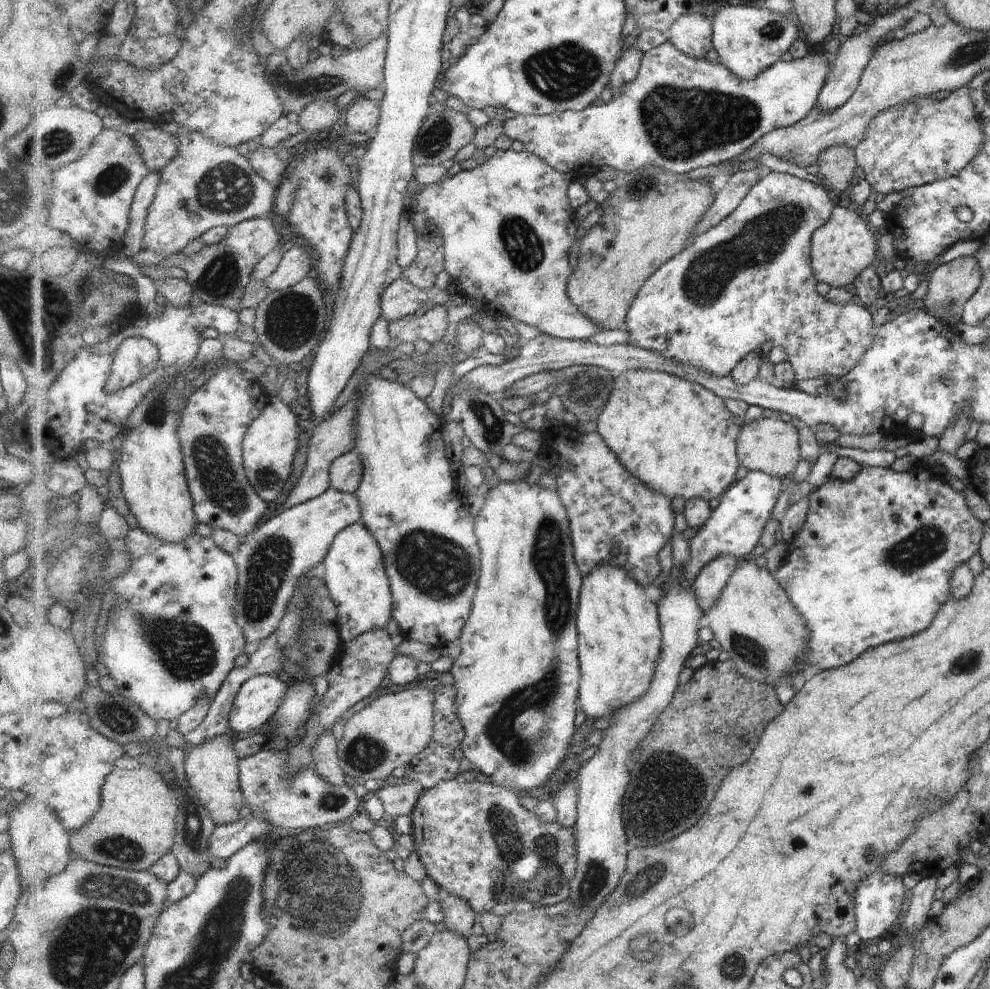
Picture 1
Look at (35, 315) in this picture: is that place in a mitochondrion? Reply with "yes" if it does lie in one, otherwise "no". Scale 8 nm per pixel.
yes

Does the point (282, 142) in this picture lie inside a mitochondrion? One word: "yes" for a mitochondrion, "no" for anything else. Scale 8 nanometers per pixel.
no

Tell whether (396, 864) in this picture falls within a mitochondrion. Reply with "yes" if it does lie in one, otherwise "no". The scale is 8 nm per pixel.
no

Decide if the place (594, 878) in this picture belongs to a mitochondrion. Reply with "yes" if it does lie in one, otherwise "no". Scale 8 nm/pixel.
yes

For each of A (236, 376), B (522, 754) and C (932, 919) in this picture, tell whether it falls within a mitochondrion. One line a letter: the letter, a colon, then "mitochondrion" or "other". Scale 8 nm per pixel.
A: other
B: mitochondrion
C: other

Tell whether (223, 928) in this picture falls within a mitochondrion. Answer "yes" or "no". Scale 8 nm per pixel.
yes

